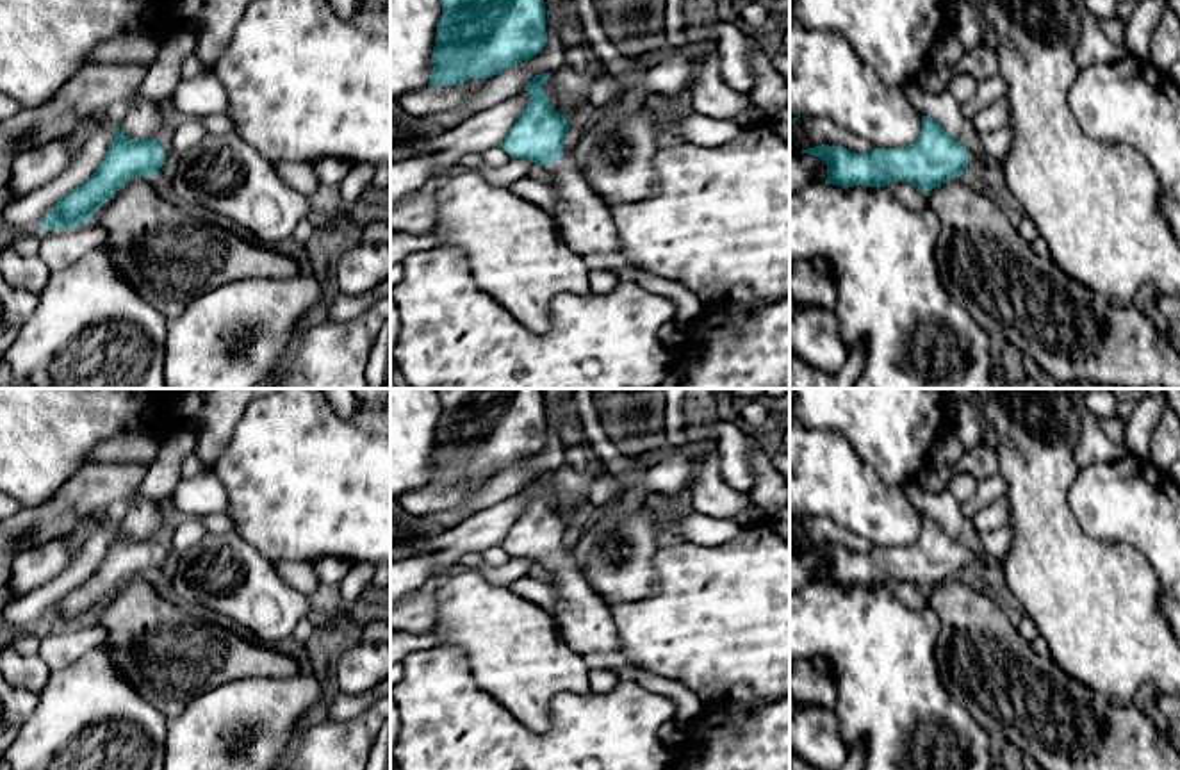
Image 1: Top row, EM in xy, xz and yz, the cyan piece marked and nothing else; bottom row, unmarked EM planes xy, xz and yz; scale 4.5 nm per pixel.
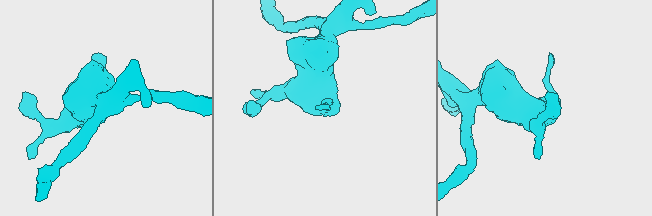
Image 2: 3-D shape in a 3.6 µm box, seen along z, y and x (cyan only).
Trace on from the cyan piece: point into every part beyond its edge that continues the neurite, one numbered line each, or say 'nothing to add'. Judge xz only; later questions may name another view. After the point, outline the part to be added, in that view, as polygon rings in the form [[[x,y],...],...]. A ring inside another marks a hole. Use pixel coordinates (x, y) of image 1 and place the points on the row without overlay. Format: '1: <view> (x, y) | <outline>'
1: xz (583, 617) | [[[570,553],[547,565],[547,583],[556,592],[556,622],[567,645],[590,668],[610,670],[619,681],[638,681],[642,667],[620,651],[608,604],[579,572]]]

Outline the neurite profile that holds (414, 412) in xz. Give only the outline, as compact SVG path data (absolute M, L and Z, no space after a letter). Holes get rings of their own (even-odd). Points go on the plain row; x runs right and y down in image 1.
M390 389L390 499L428 485L440 415L433 389Z

